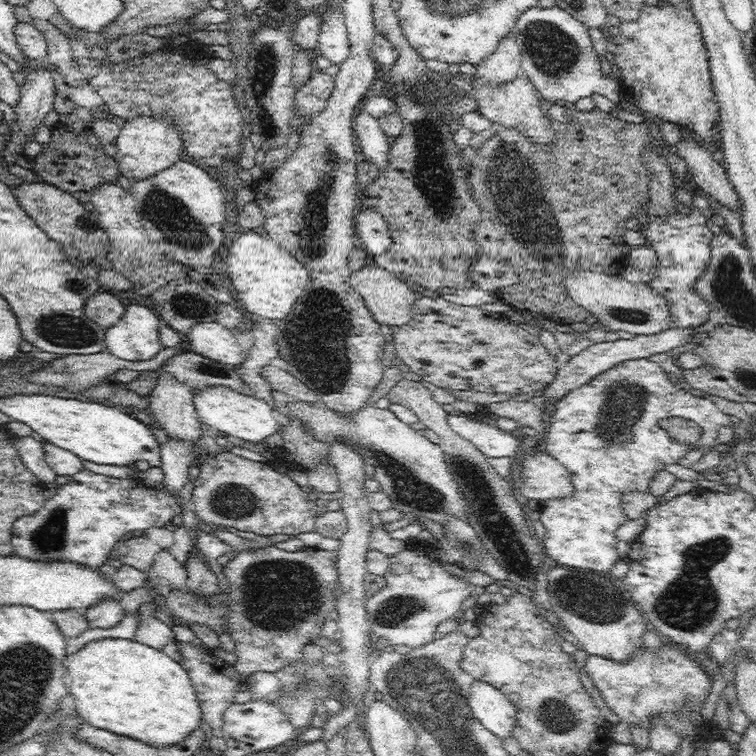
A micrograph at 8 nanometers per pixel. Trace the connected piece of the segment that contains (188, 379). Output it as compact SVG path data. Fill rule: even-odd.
M193 351L179 352L158 370L170 371L192 390L200 390L204 386L225 386L234 392L252 395L236 366L210 360Z

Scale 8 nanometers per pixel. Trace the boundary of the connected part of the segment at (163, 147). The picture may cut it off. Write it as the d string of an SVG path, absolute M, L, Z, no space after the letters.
M136 116L132 120L126 120L115 145L117 151L113 157L119 164L121 175L129 180L146 180L176 164L180 160L180 154L185 154L179 130L165 116Z

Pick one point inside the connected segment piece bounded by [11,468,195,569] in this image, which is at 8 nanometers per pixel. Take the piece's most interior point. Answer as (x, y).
(84, 519)

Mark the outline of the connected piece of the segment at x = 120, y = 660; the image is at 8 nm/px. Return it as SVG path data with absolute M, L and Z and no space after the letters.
M100 638L86 643L65 661L68 693L72 696L78 716L93 727L109 730L162 749L182 743L203 719L198 695L184 667L164 651L130 638Z

